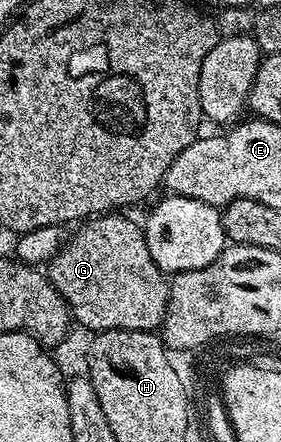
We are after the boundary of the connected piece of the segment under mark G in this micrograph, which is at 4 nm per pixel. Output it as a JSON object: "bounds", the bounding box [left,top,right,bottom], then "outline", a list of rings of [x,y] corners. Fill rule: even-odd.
{"bounds":[48,213,170,333],"outline":[[[107,213],[97,217],[91,217],[77,228],[78,232],[74,236],[67,238],[62,244],[62,250],[50,260],[48,264],[48,278],[58,291],[60,297],[70,306],[70,314],[73,322],[80,327],[86,327],[95,333],[99,331],[153,331],[157,332],[165,321],[166,310],[169,307],[170,284],[168,282],[167,272],[159,269],[156,261],[152,261],[152,253],[148,253],[146,244],[146,233],[141,226],[138,227],[130,219],[125,219],[122,213]]]}

